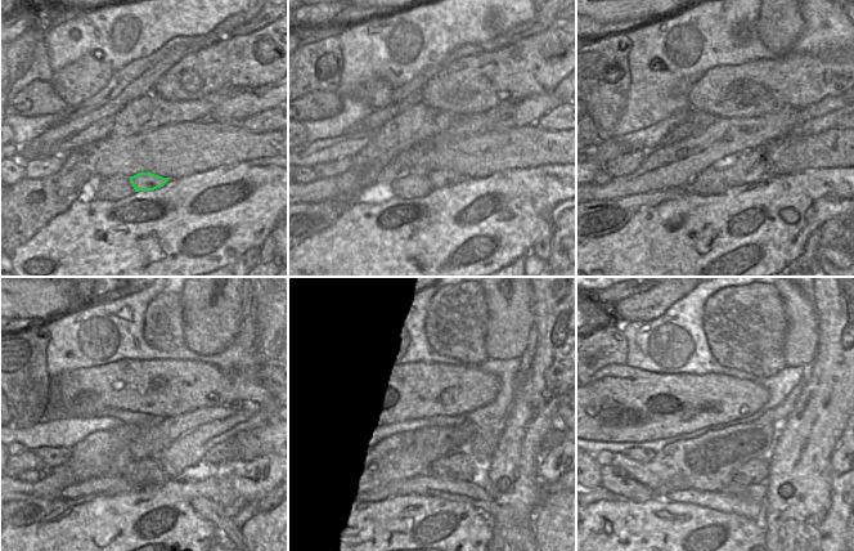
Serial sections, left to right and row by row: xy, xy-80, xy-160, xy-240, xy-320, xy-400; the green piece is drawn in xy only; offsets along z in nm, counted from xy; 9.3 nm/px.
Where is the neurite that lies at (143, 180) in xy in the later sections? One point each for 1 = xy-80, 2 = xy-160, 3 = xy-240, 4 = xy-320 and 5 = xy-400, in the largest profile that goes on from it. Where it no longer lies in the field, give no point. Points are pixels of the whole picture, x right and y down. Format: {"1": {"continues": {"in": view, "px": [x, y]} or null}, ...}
{"1": {"continues": {"in": "xy-80", "px": [441, 178]}}, "2": {"continues": {"in": "xy-160", "px": [750, 166]}}, "3": {"continues": {"in": "xy-240", "px": [190, 447]}}, "4": {"continues": {"in": "xy-320", "px": [486, 440]}}, "5": {"continues": {"in": "xy-400", "px": [780, 421]}}}

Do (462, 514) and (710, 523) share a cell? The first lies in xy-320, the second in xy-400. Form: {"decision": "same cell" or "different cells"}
{"decision": "same cell"}

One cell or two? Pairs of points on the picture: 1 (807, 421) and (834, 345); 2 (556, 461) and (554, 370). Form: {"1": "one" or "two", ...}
{"1": "one", "2": "two"}

